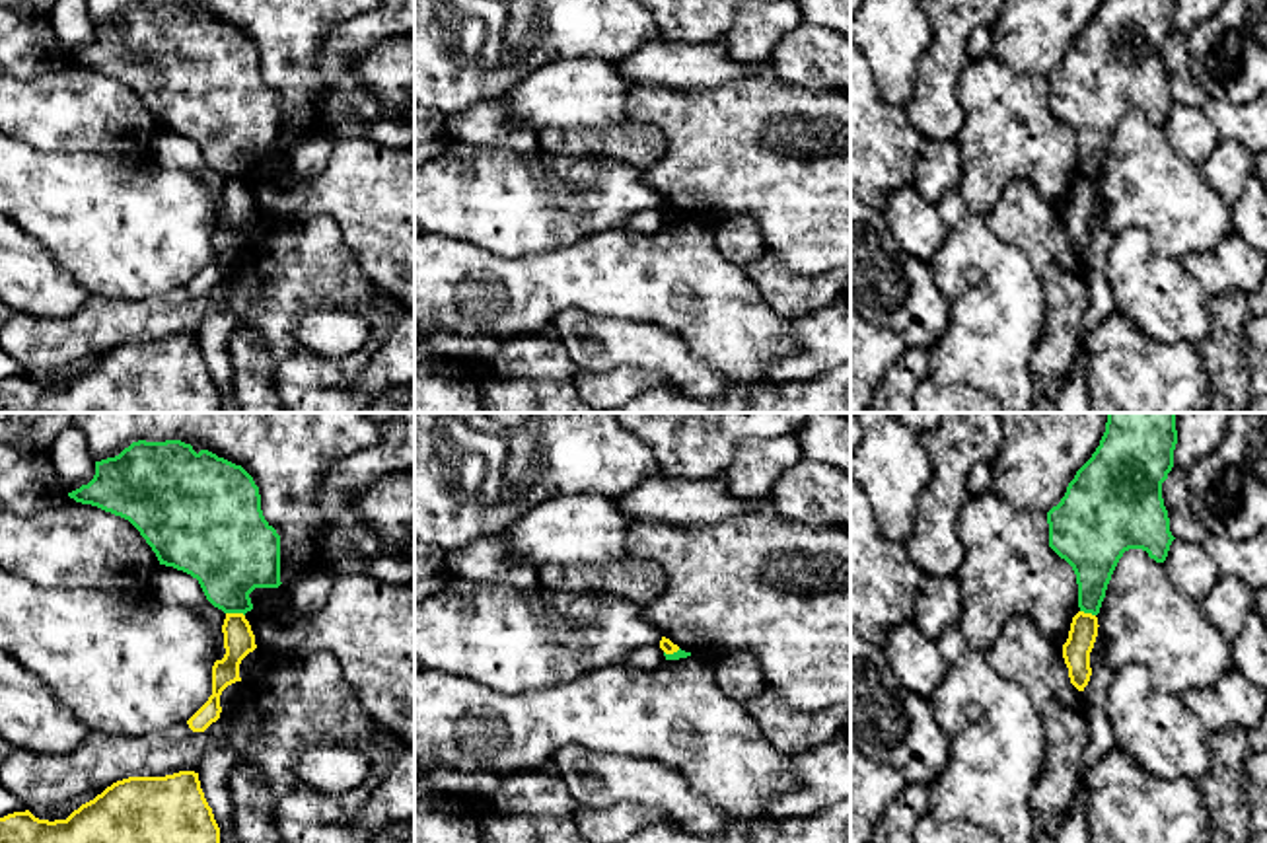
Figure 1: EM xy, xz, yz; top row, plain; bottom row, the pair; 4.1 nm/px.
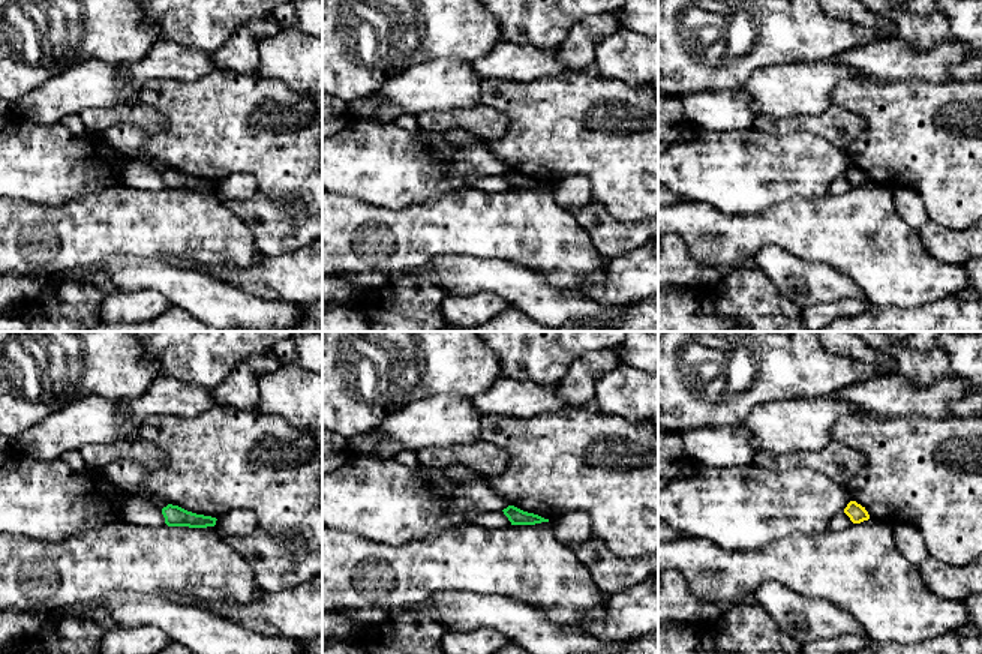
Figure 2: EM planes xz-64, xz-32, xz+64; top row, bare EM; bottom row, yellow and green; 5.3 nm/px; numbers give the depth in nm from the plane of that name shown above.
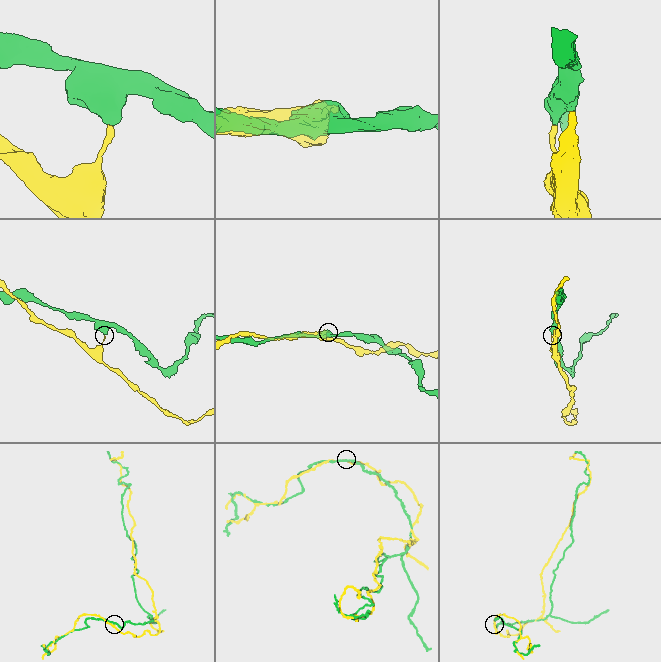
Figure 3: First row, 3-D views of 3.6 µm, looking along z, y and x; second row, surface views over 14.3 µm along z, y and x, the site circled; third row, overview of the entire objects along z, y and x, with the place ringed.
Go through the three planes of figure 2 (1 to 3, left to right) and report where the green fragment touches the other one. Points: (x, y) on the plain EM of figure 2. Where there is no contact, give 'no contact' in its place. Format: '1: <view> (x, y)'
1: no contact
2: no contact
3: no contact

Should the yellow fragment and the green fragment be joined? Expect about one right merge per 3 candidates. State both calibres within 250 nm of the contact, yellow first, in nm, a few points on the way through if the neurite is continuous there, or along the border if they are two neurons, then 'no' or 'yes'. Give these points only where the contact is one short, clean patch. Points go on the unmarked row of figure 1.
130 nm thick on the yellow side, 360 nm on the other; border along xy (226, 176), (240, 176), (244, 180); no

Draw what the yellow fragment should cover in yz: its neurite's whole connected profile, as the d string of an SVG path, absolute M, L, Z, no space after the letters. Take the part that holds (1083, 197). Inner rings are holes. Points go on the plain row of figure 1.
M1078 175L1072 181L1068 202L1063 208L1063 222L1068 232L1070 247L1084 255L1090 245L1090 216L1098 201L1098 181L1092 177Z

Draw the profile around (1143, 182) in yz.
M1142 113L1119 123L1098 189L1111 234L1142 230L1162 257L1209 251L1232 232L1232 204L1170 146L1164 127Z

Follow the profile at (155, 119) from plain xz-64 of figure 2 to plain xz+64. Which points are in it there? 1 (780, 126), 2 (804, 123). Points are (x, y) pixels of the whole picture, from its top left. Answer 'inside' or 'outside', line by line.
1: inside
2: inside

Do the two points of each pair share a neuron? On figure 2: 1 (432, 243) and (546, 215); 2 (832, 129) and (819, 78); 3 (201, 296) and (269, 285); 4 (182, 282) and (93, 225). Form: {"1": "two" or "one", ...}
{"1": "one", "2": "two", "3": "two", "4": "two"}

